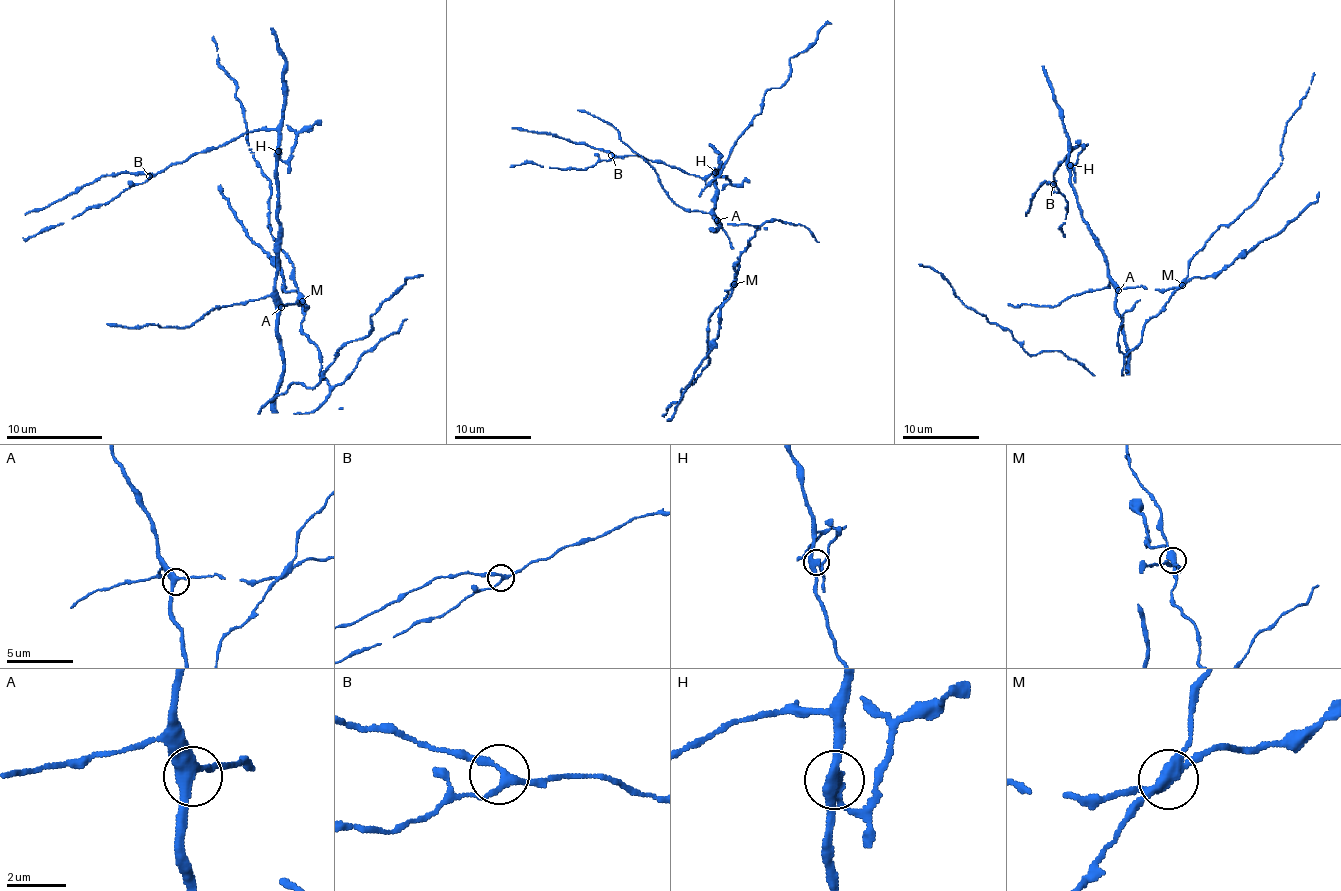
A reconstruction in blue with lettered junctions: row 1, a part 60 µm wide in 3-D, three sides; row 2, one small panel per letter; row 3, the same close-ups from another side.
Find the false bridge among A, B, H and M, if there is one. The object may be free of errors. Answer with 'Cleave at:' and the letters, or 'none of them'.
Cleave at: H

